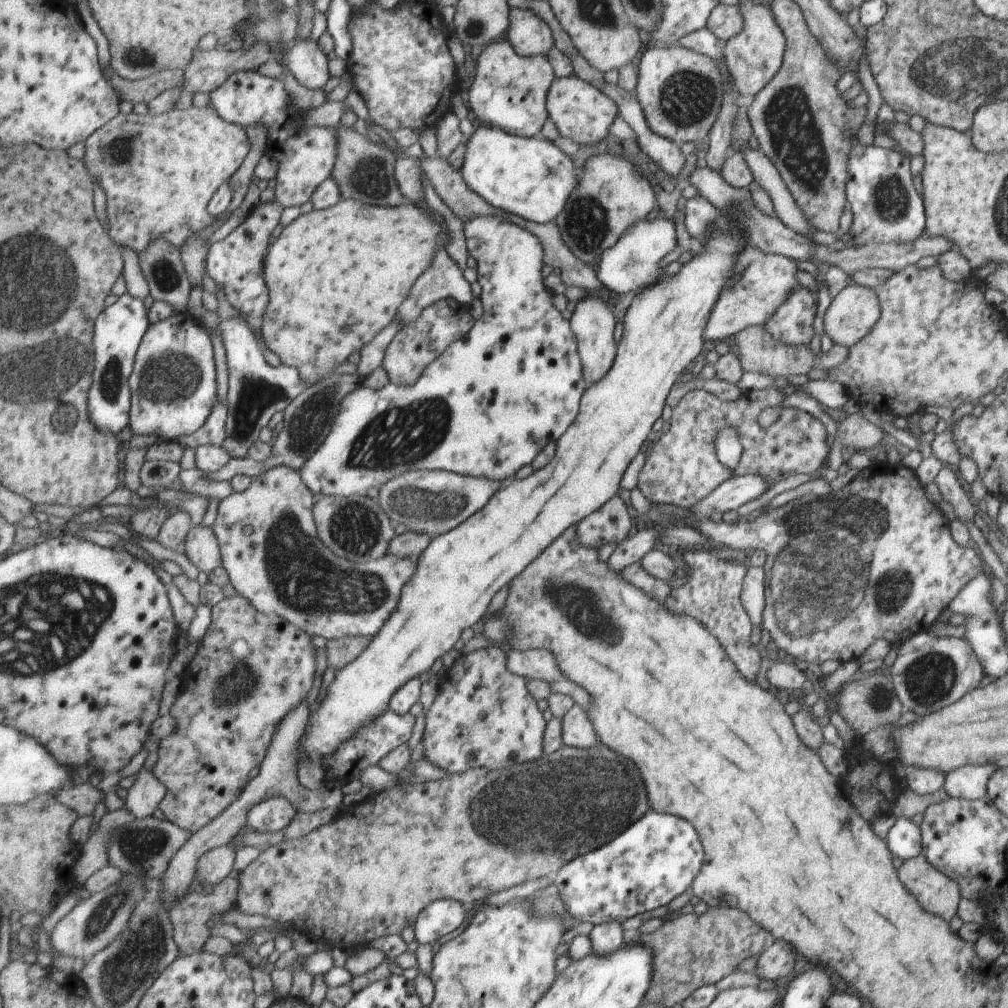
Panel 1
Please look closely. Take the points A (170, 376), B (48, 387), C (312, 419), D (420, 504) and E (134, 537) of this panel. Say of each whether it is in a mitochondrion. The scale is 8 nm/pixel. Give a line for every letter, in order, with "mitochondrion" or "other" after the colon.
A: mitochondrion
B: mitochondrion
C: mitochondrion
D: mitochondrion
E: other

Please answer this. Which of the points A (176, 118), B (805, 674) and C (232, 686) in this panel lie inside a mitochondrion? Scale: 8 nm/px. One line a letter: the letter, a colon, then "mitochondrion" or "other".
A: other
B: other
C: mitochondrion

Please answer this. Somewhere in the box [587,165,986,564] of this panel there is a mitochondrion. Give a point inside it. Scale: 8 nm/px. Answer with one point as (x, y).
(873, 515)

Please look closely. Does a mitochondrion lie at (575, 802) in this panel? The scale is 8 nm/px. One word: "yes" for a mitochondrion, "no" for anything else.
yes

